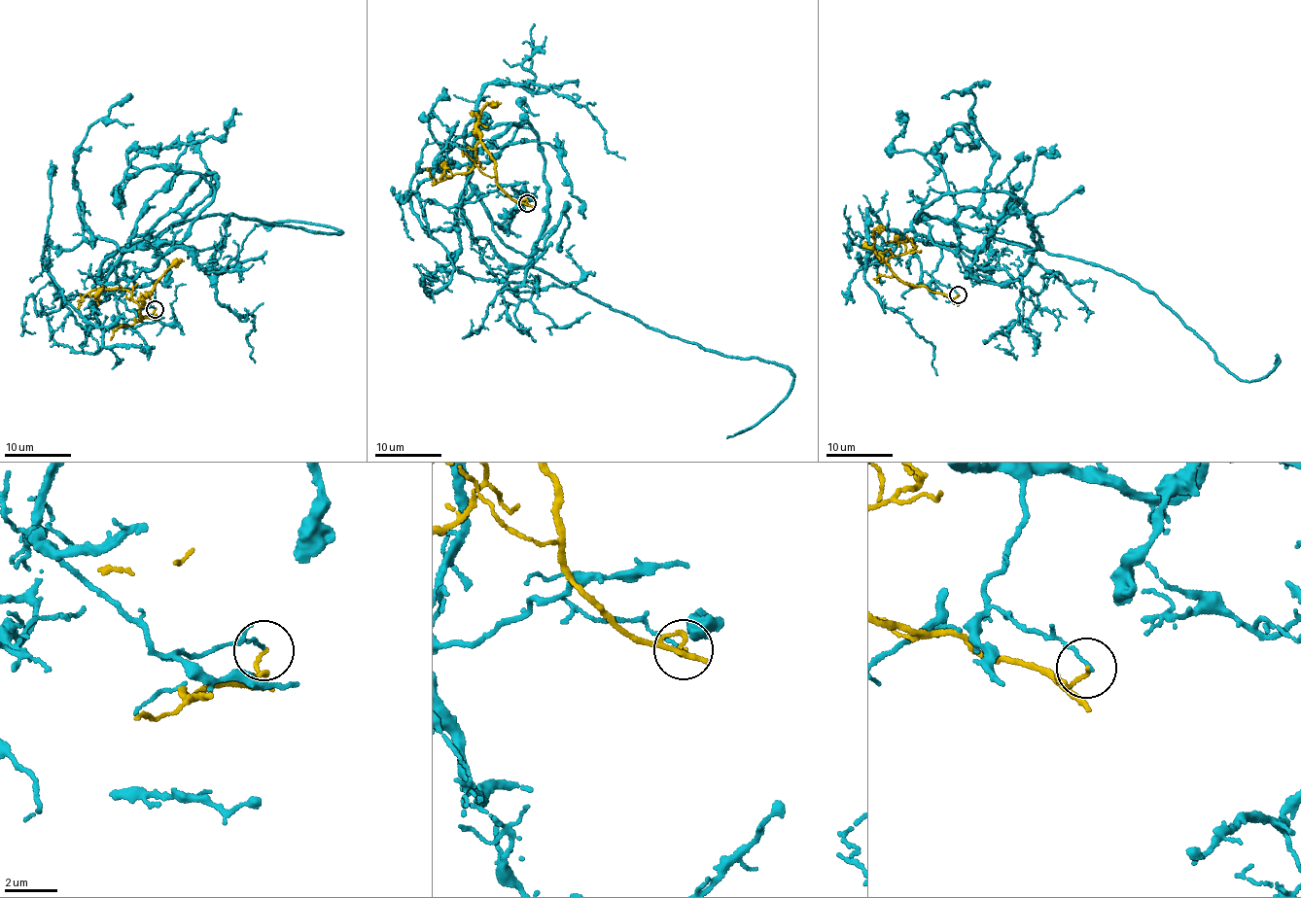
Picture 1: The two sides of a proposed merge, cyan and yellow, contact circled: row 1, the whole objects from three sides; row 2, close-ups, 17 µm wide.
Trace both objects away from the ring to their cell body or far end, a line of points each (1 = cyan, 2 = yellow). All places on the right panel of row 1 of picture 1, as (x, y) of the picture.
1: (958, 293), (931, 277), (944, 245), (1040, 243), (1005, 192), (949, 190), (934, 143), (973, 135)
2: (958, 293), (952, 298), (924, 286), (906, 285), (888, 260), (916, 247), (909, 238), (886, 243)

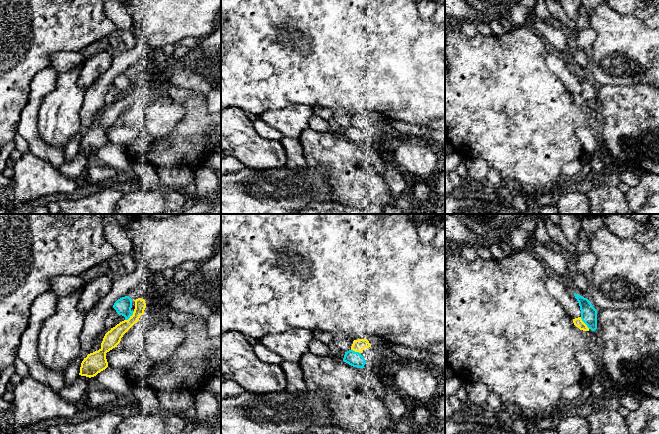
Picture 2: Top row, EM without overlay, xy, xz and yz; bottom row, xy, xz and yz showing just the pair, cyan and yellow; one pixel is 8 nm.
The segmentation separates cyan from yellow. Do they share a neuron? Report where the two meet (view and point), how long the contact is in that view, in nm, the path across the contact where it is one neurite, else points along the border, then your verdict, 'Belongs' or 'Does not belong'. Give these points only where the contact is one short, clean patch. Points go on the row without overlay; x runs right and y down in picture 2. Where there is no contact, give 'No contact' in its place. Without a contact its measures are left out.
Touches cyan at xy (130, 91). Shared border 110 nm. Does not belong

